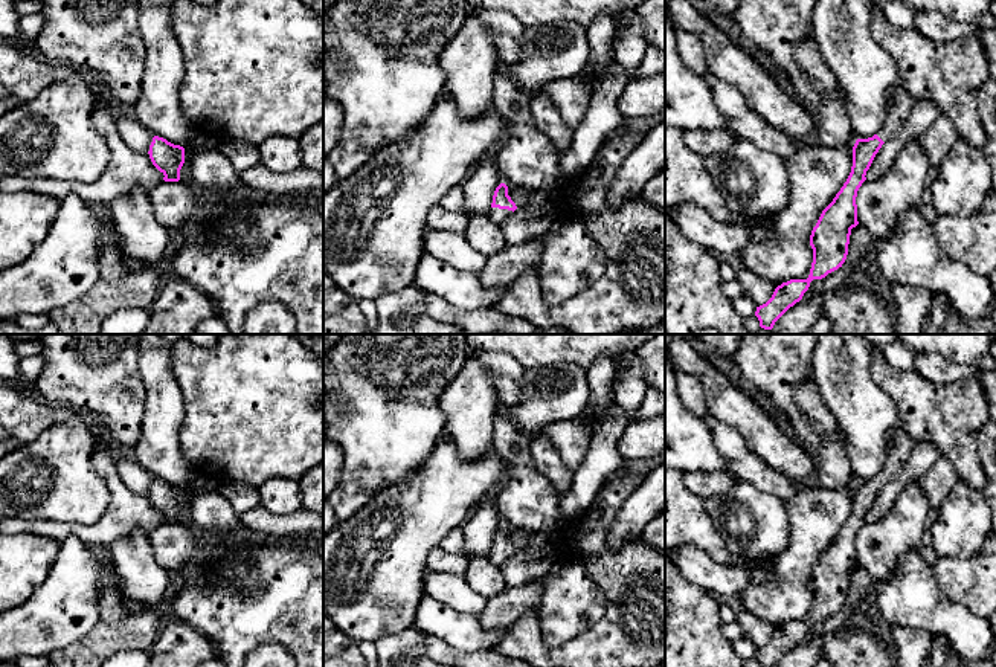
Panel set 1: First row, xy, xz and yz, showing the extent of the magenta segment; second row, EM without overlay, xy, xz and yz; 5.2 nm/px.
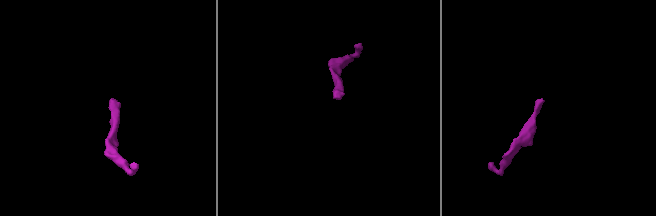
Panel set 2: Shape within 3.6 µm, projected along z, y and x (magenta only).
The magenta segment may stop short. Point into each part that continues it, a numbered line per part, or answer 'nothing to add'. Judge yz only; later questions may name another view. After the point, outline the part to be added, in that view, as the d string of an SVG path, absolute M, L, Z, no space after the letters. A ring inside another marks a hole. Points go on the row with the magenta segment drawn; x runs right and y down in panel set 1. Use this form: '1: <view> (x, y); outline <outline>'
1: yz (900, 103); outline M891 84L885 93L888 102L888 111L885 118L885 124L877 133L877 136L888 142L891 140L900 130L900 127L908 119L915 101L914 98L898 84Z

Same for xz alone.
1: xz (498, 215); outline M490 208L490 218L497 223L499 226L503 223L503 220L511 214L512 211L508 209L499 209L499 208Z

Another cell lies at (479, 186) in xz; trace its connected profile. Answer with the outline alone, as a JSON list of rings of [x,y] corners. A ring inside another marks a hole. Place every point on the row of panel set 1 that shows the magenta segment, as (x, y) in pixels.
[[[496,150],[477,162],[465,182],[464,194],[467,214],[485,214],[493,203],[496,188],[503,183],[496,162]]]

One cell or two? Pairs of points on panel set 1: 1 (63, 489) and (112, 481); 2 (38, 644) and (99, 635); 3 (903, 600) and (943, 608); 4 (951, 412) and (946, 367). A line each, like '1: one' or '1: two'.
1: two
2: two
3: one
4: two

